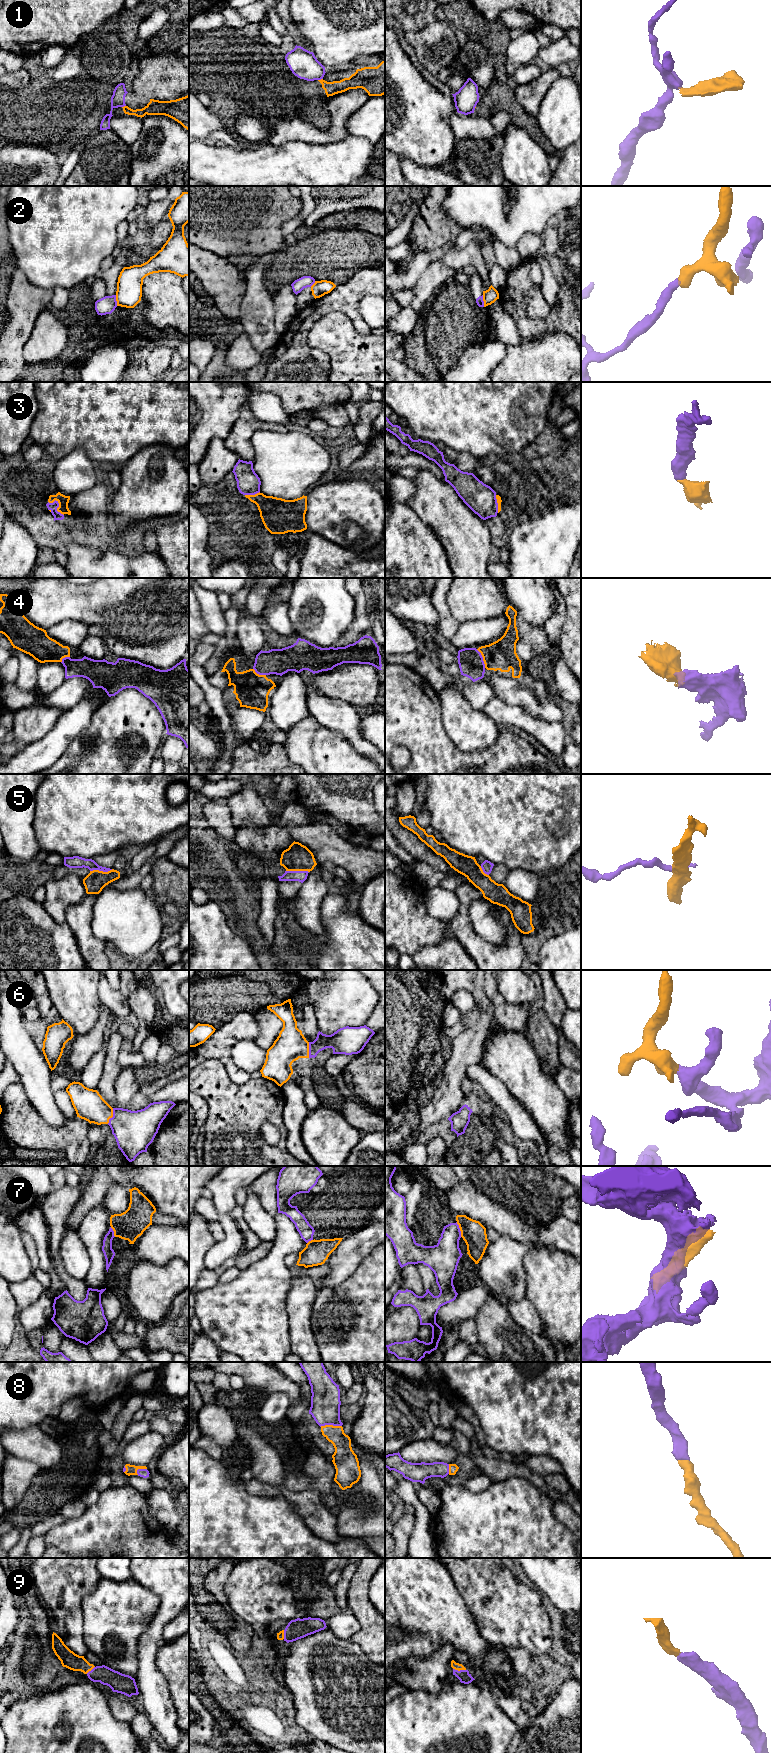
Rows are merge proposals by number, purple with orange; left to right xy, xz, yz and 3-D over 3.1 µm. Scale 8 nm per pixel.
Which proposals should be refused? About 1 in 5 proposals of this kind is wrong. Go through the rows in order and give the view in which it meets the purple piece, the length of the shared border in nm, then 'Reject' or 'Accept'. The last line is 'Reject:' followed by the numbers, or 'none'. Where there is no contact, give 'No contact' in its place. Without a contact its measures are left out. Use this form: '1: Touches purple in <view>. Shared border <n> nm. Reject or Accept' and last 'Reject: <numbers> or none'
1: Touches purple in xz. Shared border 40 nm. Reject
2: Touches purple in yz. Shared border 100 nm. Reject
3: Touches purple in xy. Shared border 170 nm. Accept
4: Touches purple in yz. Shared border 170 nm. Accept
5: Touches purple in xz. Shared border 180 nm. Reject
6: Touches purple in xy. Shared border 140 nm. Accept
7: Touches purple in yz. Shared border 130 nm. Reject
8: Touches purple in xz. Shared border 180 nm. Accept
9: Touches purple in yz. Shared border 110 nm. Accept
Reject: 1, 2, 5, 7

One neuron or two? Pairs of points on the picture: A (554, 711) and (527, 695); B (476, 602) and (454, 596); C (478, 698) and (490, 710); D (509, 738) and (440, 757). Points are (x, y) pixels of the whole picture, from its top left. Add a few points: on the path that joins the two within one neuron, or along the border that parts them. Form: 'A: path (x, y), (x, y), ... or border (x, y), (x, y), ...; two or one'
A: path (547, 708), (537, 707), (532, 702); one
B: path (471, 599), (459, 598); one
C: border (494, 697), (482, 709); two
D: path (492, 755), (487, 760), (457, 760); one

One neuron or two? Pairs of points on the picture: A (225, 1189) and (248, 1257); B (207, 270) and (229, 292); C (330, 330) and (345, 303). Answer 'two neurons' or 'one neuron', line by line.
A: two neurons
B: one neuron
C: two neurons

